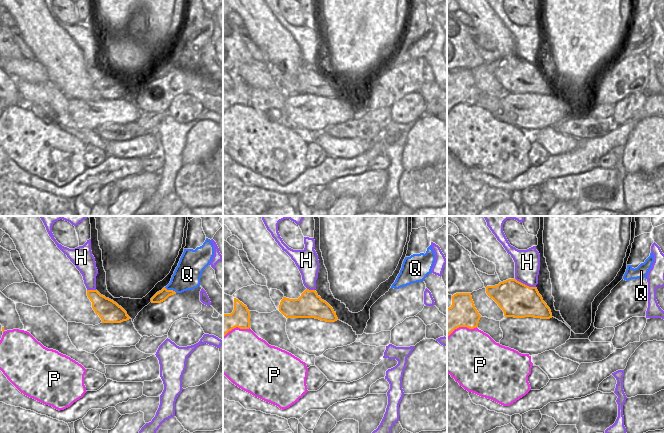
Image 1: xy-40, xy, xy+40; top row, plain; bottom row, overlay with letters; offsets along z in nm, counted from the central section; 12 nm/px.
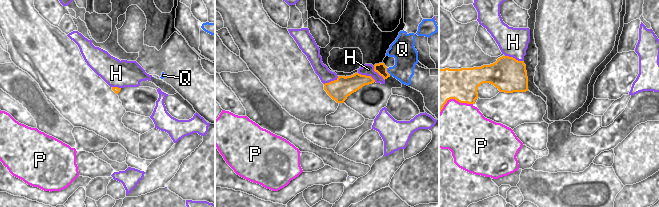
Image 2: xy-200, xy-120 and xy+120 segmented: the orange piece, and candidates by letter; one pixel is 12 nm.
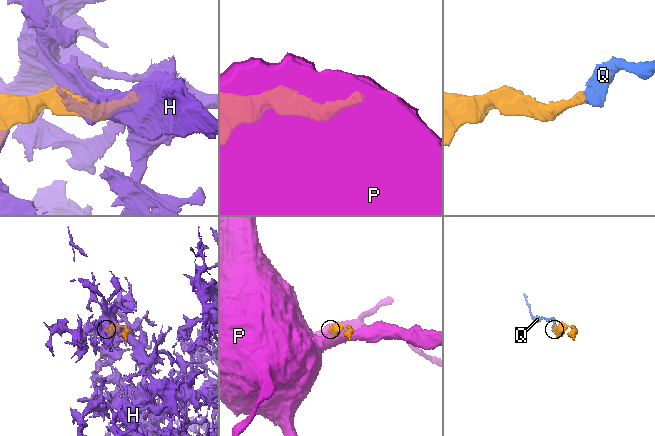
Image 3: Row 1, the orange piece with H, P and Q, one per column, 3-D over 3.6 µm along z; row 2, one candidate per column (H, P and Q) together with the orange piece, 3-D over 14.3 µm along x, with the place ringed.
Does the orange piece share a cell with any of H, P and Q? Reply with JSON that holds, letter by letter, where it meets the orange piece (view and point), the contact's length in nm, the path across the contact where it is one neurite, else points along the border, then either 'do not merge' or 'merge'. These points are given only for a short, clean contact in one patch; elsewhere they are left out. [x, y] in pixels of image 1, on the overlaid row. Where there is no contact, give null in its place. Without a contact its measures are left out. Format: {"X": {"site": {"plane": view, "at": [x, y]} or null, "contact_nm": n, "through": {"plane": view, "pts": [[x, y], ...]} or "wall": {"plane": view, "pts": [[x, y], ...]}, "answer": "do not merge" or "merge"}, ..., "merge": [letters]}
{"H": {"site": {"plane": "xy+40", "at": [524, 284]}, "contact_nm": 280, "answer": "do not merge"}, "P": {"site": {"plane": "xy+40", "at": [461, 326]}, "contact_nm": 380, "answer": "do not merge"}, "Q": {"site": {"plane": "xy-40", "at": [170, 290]}, "contact_nm": 170, "through": {"plane": "xy-40", "pts": [[162, 295], [170, 290], [186, 277]]}, "answer": "merge"}, "merge": ["Q"]}

